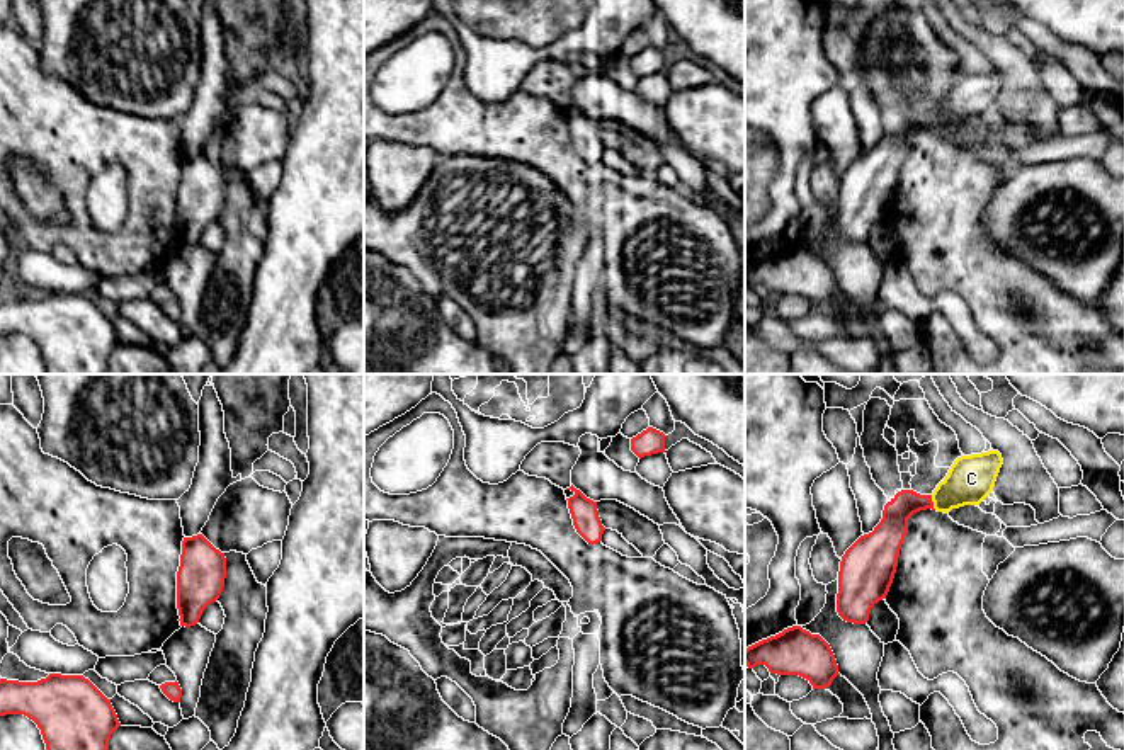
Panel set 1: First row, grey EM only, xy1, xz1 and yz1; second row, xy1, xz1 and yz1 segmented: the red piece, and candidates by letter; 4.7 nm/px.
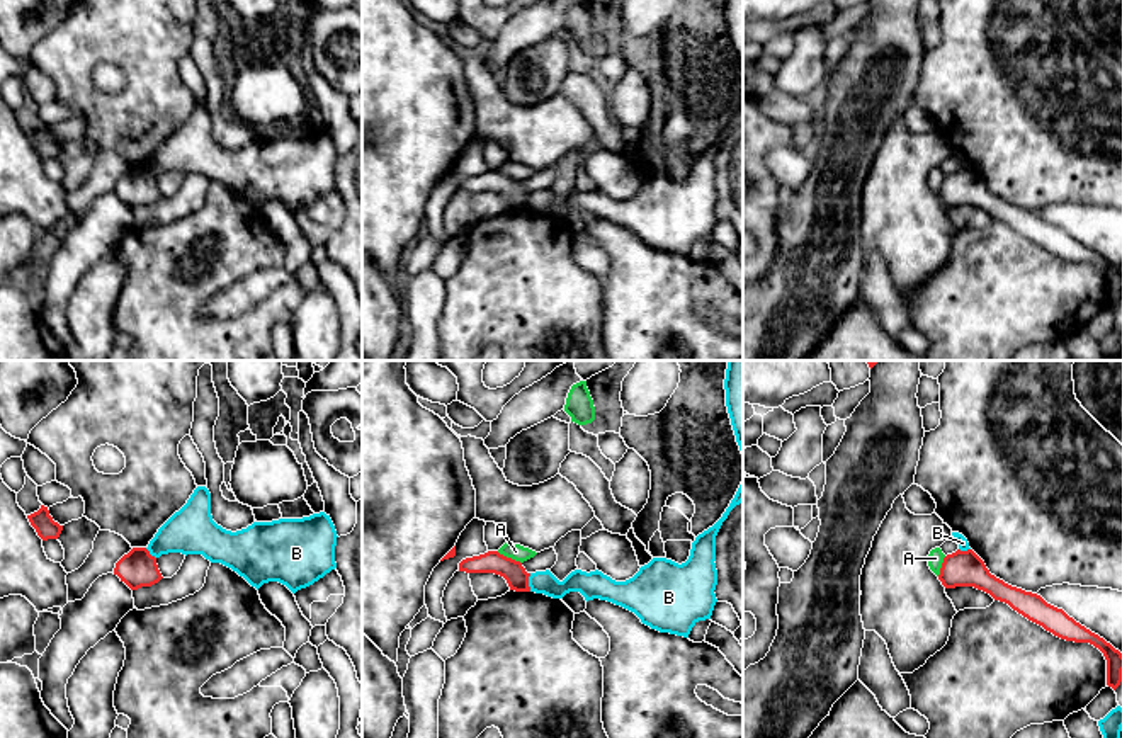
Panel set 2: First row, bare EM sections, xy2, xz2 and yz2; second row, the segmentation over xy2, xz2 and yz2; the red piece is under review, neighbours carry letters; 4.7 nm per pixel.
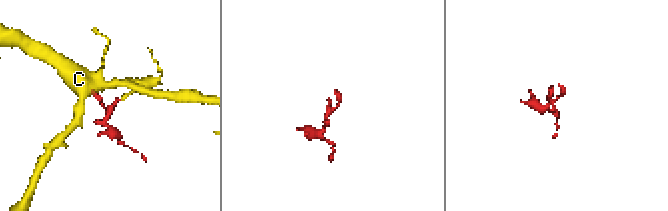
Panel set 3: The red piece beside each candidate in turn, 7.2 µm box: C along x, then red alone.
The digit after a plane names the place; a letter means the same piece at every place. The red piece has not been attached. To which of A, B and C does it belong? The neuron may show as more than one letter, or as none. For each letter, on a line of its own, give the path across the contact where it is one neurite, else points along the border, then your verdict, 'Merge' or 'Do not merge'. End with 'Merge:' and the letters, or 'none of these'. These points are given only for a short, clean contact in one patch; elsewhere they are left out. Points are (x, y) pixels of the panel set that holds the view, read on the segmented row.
A: Boundary: xz2 (497, 551), (521, 563). Do not merge
B: Boundary: xz2 (531, 573), (529, 590). Do not merge
C: Path across: yz1 (890, 533), (913, 502), (932, 502), (942, 500), (971, 478). Merge
Merge: C

